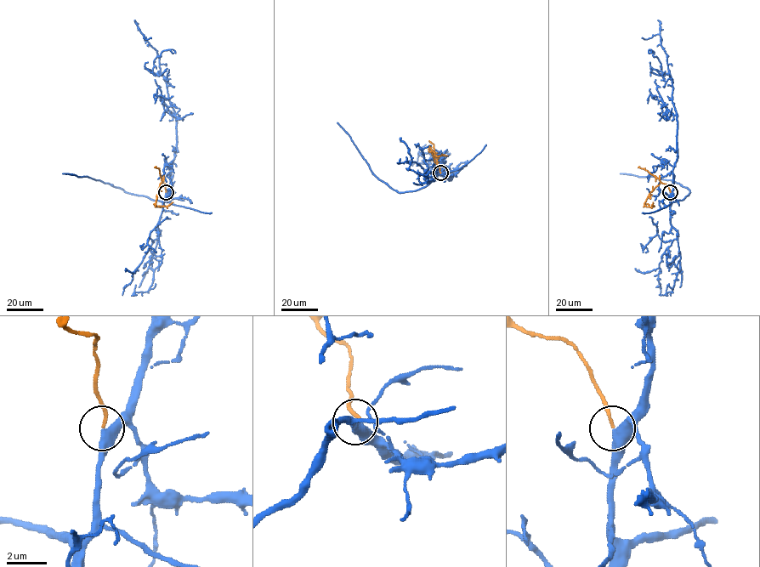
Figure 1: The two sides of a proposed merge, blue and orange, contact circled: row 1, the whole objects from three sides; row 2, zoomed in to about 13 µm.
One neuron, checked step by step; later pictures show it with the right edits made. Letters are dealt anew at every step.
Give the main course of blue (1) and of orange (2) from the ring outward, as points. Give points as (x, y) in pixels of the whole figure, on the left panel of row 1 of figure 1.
1: (165, 192), (174, 157), (176, 121), (167, 82), (161, 73), (158, 55), (143, 34), (144, 39), (151, 38)
2: (165, 191), (165, 184), (161, 183), (156, 206), (167, 206), (172, 202)

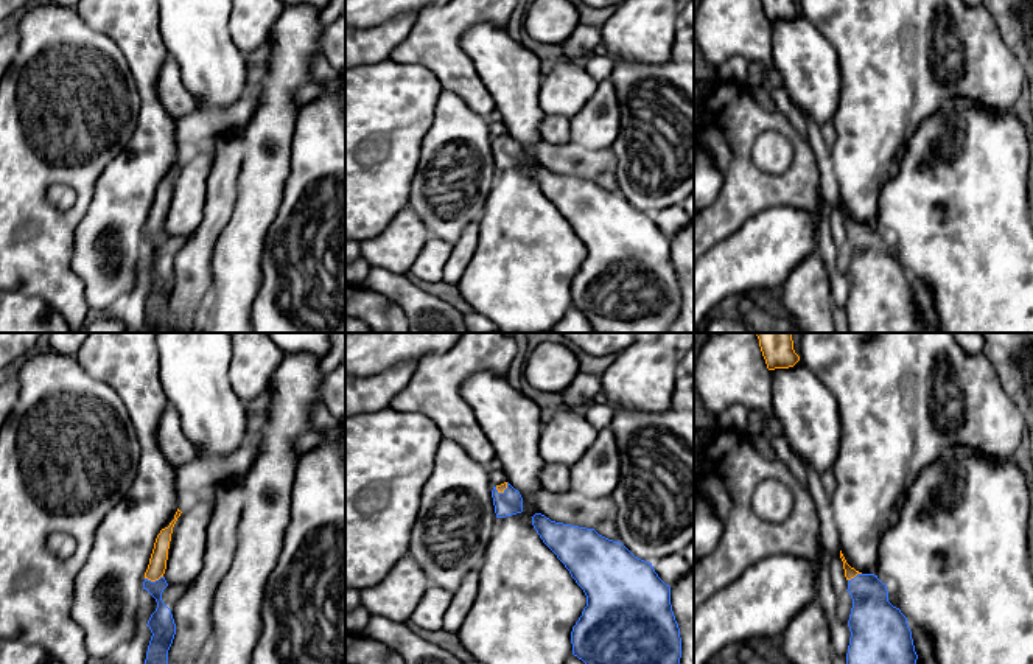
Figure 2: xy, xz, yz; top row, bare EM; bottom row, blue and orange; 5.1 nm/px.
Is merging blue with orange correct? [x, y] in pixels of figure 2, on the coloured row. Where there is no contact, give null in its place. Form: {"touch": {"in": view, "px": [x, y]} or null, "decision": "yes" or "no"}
{"touch": {"in": "xy", "px": [153, 582]}, "decision": "yes"}

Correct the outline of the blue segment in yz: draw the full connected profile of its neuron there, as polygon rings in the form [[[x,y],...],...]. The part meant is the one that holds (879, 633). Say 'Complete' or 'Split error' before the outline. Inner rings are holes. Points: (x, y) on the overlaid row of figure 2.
Split error. [[[842,550],[840,558],[853,599],[846,664],[916,664],[907,617],[888,602],[887,585],[851,568]]]

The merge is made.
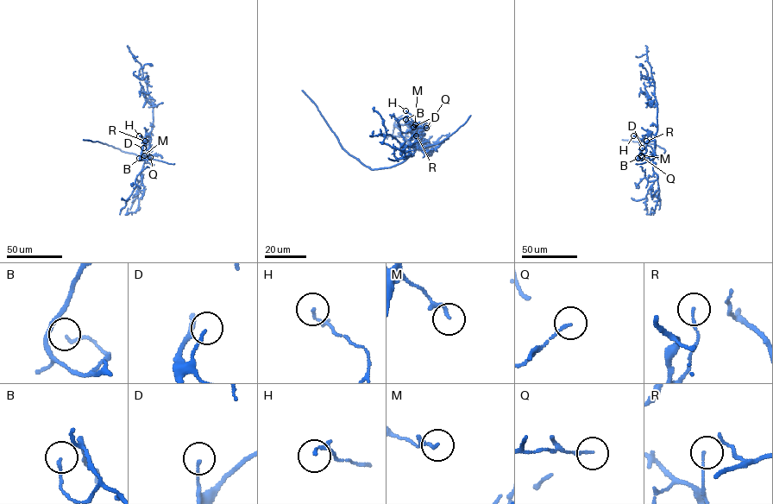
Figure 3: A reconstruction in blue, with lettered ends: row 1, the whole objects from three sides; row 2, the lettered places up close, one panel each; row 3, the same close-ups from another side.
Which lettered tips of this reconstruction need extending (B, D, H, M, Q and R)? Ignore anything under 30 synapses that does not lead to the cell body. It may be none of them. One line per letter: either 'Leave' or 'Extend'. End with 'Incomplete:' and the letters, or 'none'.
B: Leave
D: Leave
H: Leave
M: Leave
Q: Leave
R: Leave
Incomplete: none

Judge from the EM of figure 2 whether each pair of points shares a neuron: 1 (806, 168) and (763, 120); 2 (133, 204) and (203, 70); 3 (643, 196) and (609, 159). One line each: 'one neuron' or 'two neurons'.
1: one neuron
2: two neurons
3: two neurons

